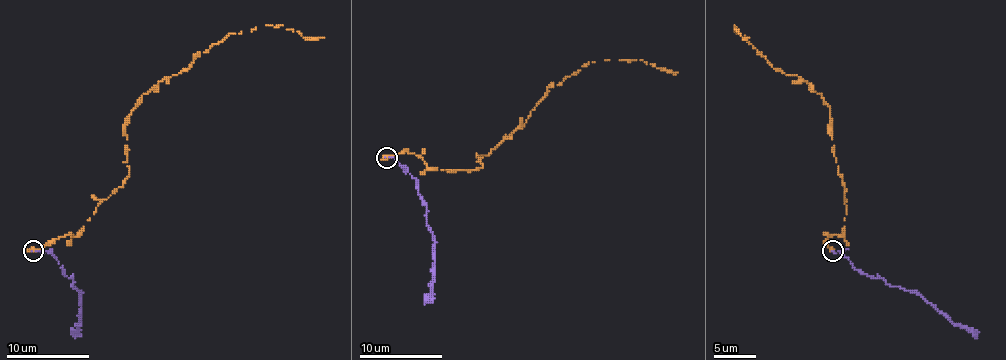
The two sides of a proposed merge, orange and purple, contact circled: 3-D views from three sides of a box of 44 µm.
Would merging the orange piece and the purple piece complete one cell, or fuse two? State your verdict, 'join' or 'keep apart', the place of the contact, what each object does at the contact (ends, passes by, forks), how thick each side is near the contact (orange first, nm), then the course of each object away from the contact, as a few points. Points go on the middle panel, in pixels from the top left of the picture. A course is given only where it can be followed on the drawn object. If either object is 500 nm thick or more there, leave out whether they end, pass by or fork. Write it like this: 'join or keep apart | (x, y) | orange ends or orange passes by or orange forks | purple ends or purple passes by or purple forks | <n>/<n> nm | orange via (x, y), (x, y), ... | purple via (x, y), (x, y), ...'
keep apart | (386, 158) | orange ends | purple ends | 440/150 nm | orange via (387, 157), (406, 151), (428, 167), (474, 170), (549, 87), (584, 64), (636, 60), (677, 72) | purple via (385, 157), (393, 157), (416, 178), (426, 207), (426, 226), (435, 240), (435, 277), (424, 304)

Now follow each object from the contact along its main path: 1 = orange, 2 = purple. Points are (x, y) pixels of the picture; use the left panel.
1: (33, 251), (75, 236), (121, 187), (129, 172), (125, 118), (195, 54), (230, 33), (282, 25), (324, 37)
2: (31, 251), (50, 253), (62, 266), (62, 272), (73, 278), (73, 286), (81, 292), (81, 322), (71, 332)

